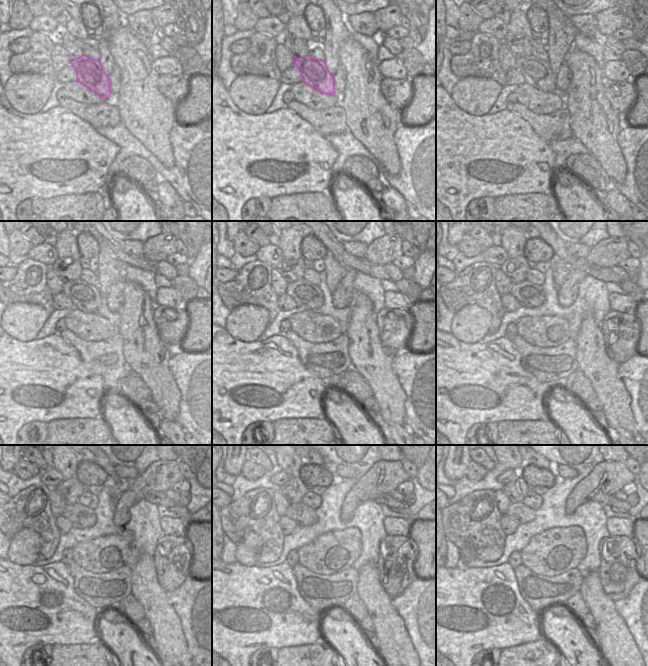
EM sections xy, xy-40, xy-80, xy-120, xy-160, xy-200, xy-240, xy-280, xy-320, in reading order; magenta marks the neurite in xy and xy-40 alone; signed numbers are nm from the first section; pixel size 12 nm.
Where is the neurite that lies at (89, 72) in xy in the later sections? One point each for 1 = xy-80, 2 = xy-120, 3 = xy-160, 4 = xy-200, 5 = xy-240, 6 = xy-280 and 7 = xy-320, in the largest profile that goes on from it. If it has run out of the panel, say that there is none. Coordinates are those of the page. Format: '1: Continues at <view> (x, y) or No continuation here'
1: Continues at xy-80 (537, 73)
2: Continues at xy-120 (85, 297)
3: Continues at xy-160 (308, 296)
4: Continues at xy-200 (529, 295)
5: Continues at xy-240 (81, 517)
6: Continues at xy-280 (302, 515)
7: Continues at xy-320 (522, 514).

